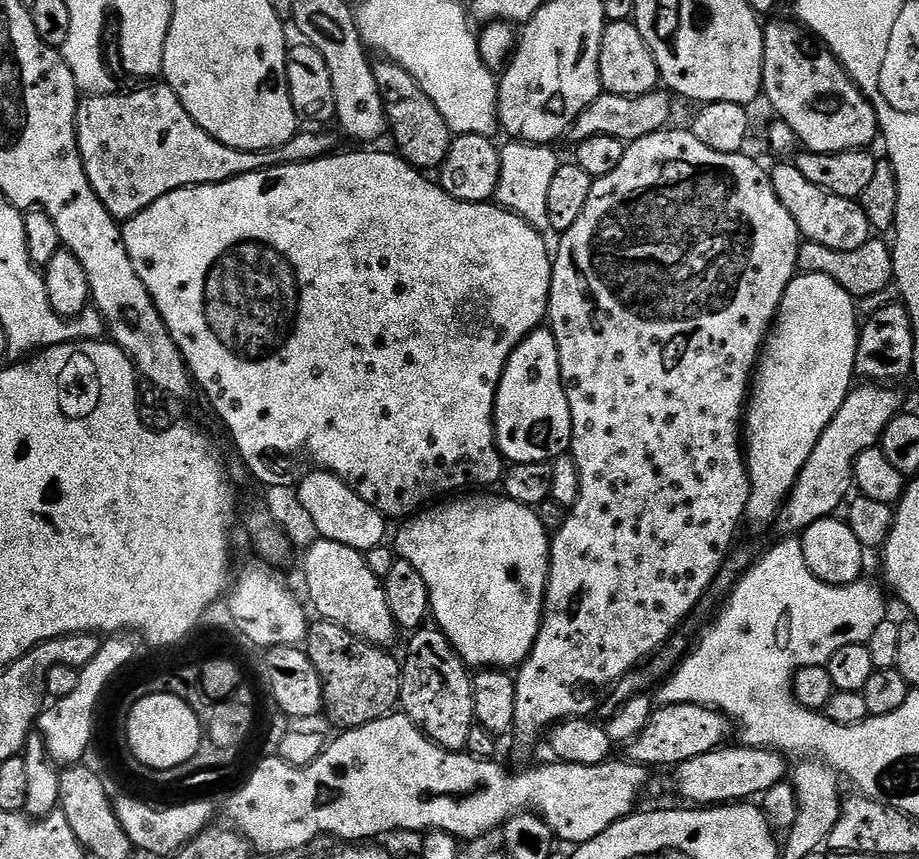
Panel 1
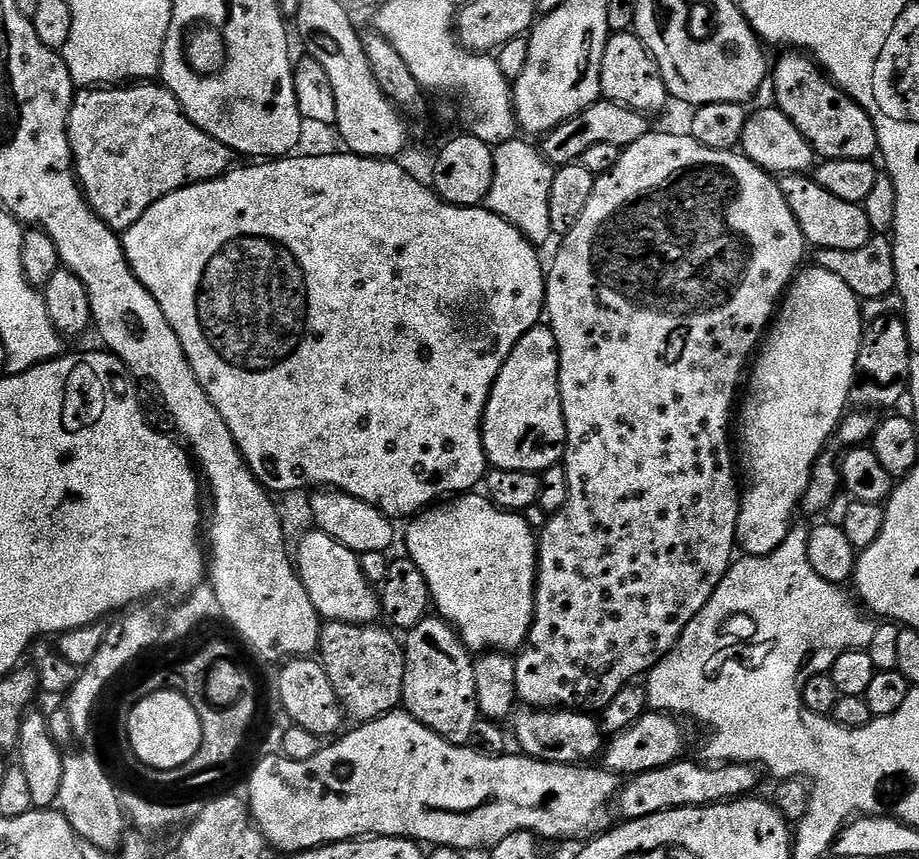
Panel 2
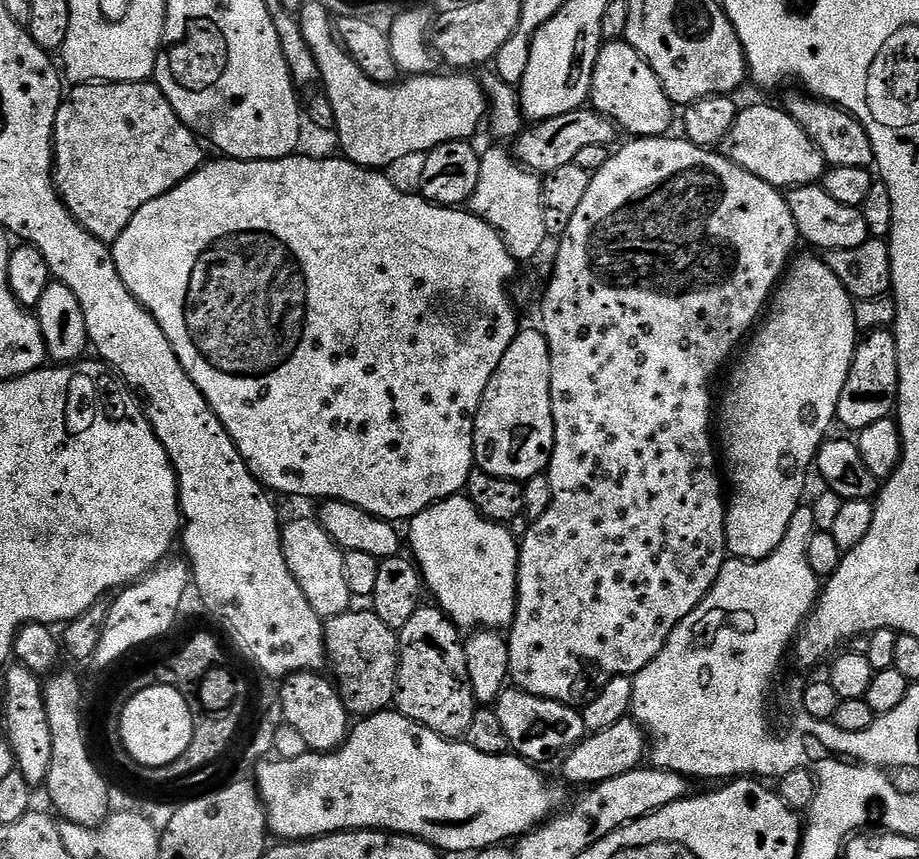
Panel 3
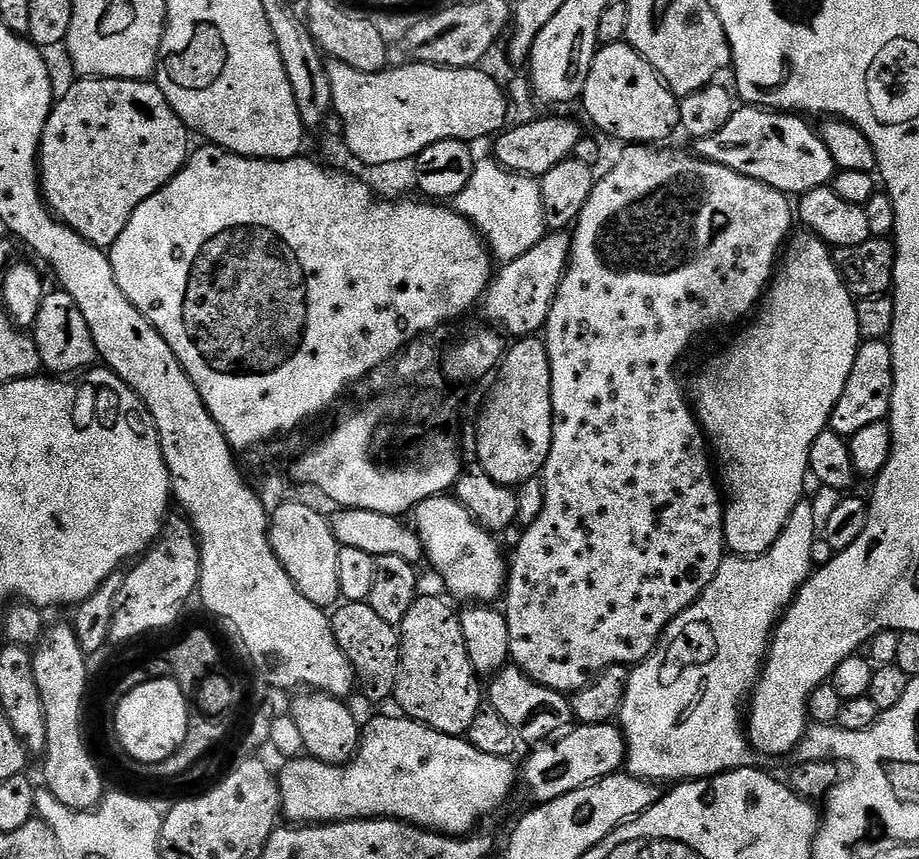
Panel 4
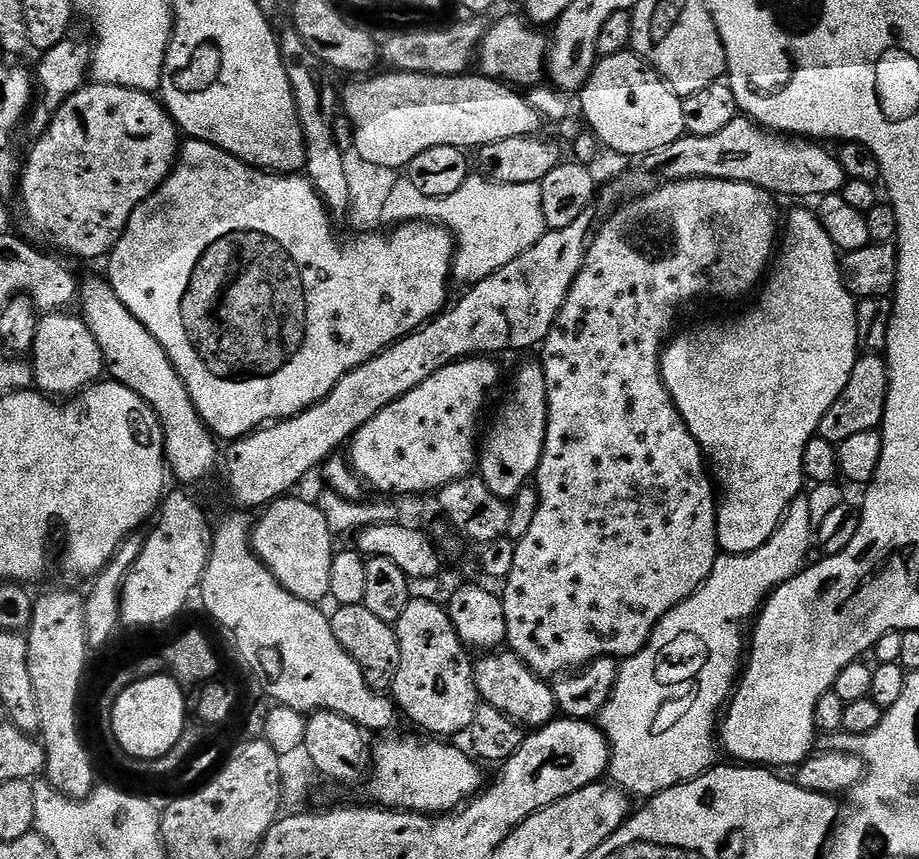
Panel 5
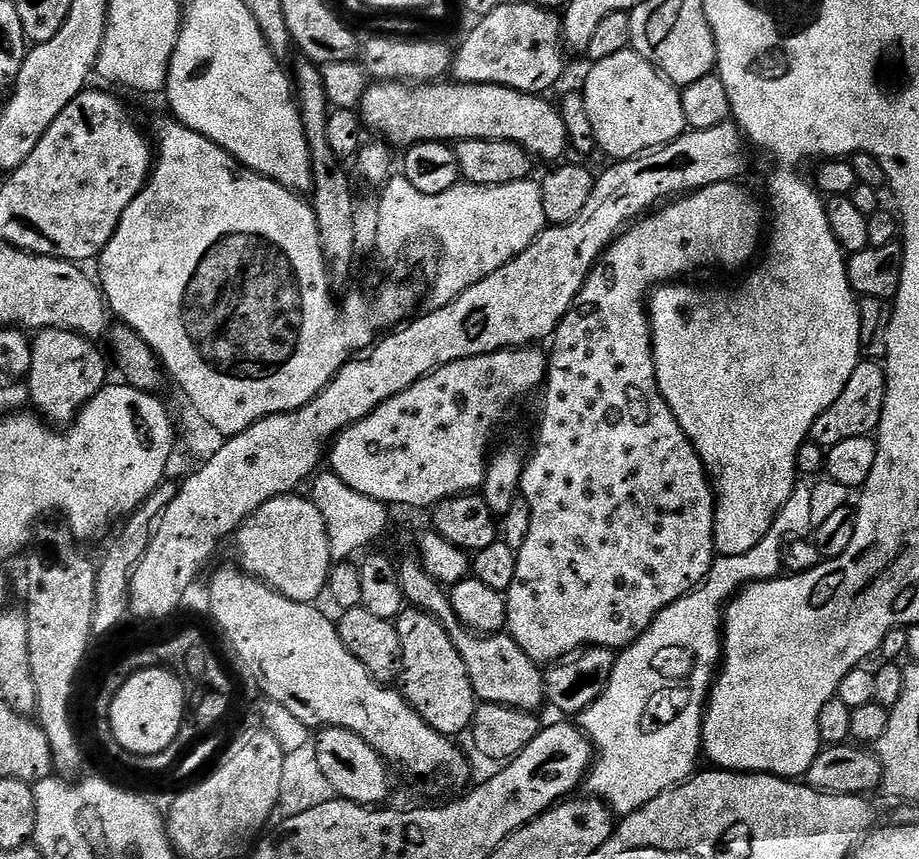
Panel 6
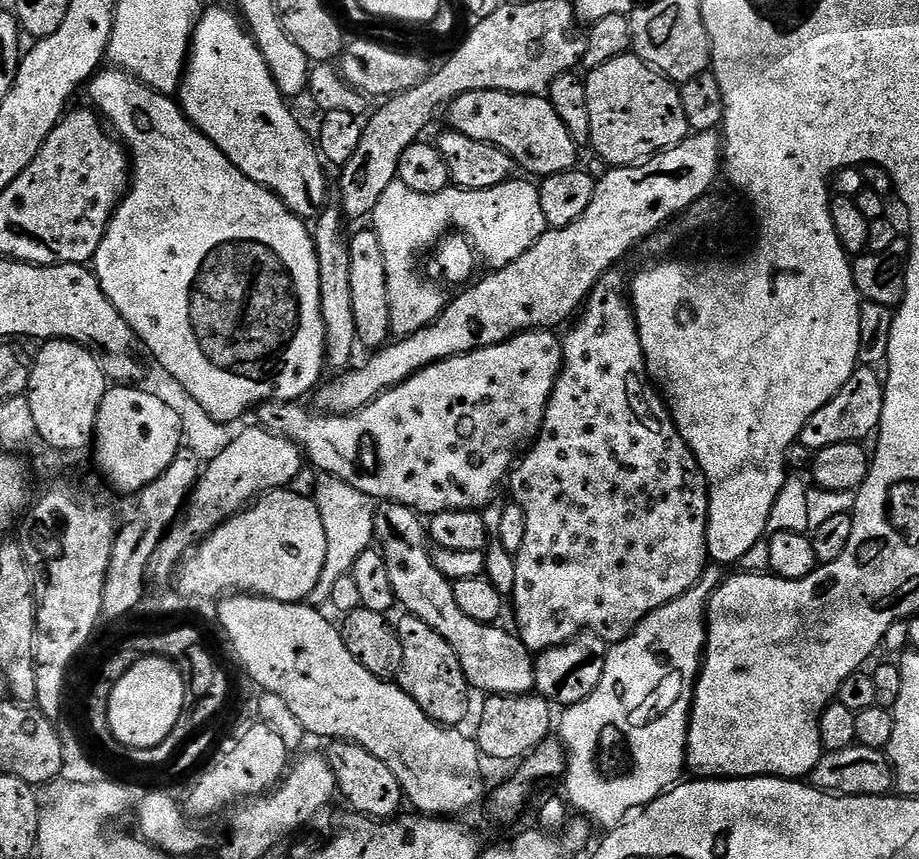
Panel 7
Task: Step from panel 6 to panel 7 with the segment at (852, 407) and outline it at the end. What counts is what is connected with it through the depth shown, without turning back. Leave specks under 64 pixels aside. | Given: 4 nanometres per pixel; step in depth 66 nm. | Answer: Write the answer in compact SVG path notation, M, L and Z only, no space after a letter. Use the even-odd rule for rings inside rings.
M857 367L853 376L836 394L828 404L806 422L802 430L799 443L805 445L808 450L815 454L822 451L826 446L838 446L839 444L854 444L867 441L867 436L877 431L884 409L884 385L875 367Z

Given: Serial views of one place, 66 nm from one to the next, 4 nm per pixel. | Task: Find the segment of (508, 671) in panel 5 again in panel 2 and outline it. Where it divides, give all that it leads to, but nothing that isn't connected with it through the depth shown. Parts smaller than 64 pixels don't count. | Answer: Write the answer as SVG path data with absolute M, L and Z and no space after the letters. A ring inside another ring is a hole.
M520 706L510 717L510 732L514 737L514 744L520 747L517 749L523 755L545 760L547 764L587 765L593 761L590 759L601 753L606 743L606 737L600 731L599 719L579 710L537 710Z

